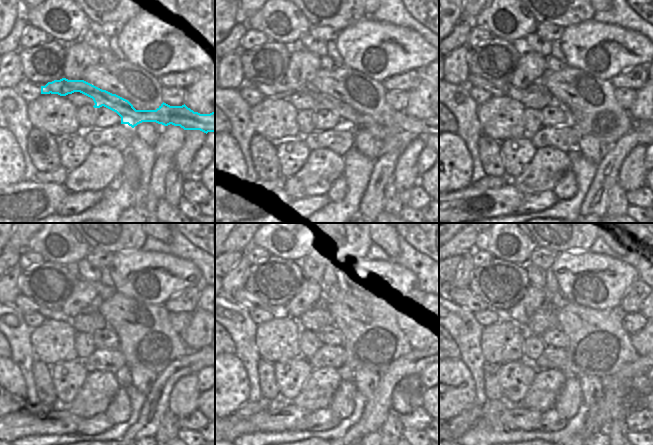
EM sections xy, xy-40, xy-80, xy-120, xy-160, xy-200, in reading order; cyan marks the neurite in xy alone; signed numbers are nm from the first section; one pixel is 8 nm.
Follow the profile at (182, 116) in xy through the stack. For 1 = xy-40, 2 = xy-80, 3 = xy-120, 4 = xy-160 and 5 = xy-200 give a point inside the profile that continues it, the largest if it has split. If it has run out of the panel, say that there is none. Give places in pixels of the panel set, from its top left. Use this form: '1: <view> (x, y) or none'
1: xy-40 (282, 89)
2: xy-80 (495, 88)
3: xy-120 (25, 304)
4: xy-160 (241, 297)
5: xy-200 (464, 297)

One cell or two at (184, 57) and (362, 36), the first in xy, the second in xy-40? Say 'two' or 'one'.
one

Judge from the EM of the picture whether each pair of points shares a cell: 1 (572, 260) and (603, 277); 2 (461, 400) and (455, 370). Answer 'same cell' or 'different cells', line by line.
1: same cell
2: same cell

